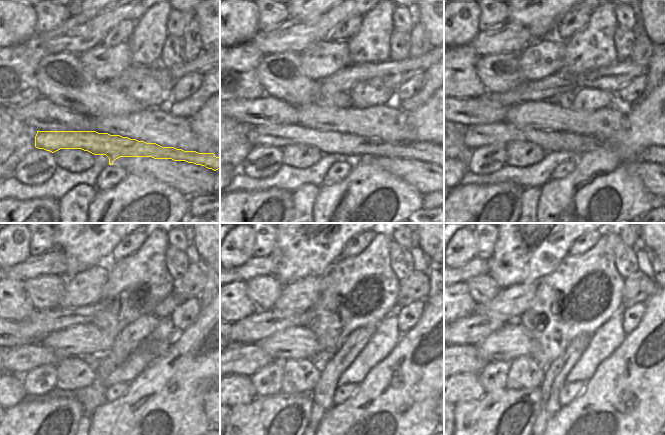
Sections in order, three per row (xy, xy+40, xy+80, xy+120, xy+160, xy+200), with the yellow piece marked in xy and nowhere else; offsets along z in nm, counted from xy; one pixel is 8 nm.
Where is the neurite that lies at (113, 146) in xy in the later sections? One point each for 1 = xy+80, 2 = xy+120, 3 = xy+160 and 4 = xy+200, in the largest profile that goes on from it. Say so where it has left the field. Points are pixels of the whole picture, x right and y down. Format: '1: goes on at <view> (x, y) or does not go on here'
1: goes on at xy+80 (475, 136)
2: goes on at xy+120 (19, 360)
3: goes on at xy+160 (240, 359)
4: goes on at xy+200 (464, 359)

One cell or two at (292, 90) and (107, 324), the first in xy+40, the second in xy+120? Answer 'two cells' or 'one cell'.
two cells

